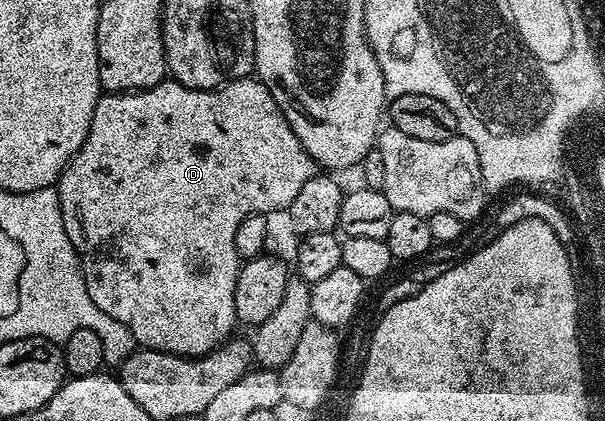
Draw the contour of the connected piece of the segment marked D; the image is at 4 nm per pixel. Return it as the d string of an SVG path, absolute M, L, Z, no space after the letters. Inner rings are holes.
M246 76L240 80L227 81L215 89L188 89L177 80L166 79L150 89L131 93L105 93L101 96L87 131L87 139L81 150L65 166L55 188L61 204L63 227L72 230L73 221L77 224L75 237L79 242L81 273L95 307L107 311L111 319L119 319L119 323L131 331L138 346L158 349L161 353L175 353L178 357L203 357L230 340L232 333L229 332L239 325L235 311L235 283L239 268L235 231L239 231L239 223L255 213L274 215L280 209L281 212L288 210L295 195L299 195L303 183L307 183L307 179L314 175L315 162L299 143L295 131L291 131L279 103L275 103L264 81Z

